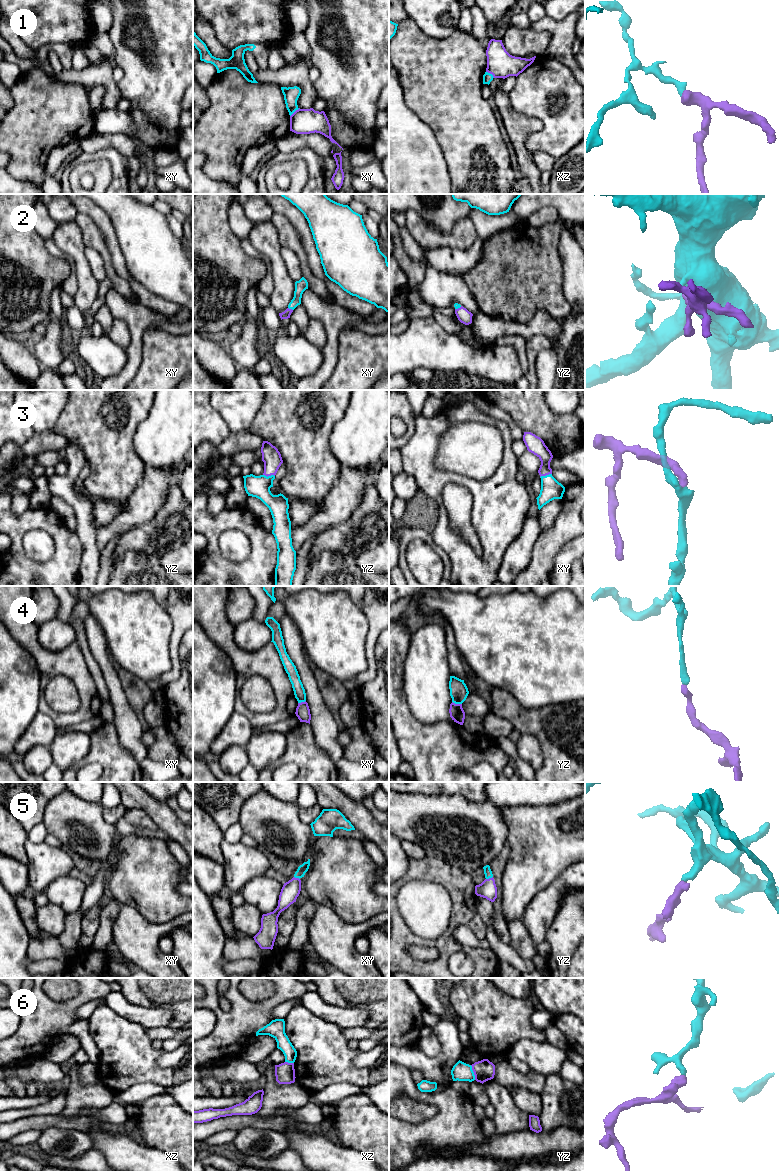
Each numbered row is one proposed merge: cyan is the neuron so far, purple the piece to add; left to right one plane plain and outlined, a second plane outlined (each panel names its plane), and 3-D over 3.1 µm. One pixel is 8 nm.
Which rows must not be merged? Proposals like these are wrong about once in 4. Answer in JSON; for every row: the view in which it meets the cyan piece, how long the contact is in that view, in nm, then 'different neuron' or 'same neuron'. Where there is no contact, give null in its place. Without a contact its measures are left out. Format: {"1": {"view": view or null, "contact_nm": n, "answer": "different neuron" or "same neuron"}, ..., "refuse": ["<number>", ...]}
{"1": {"view": "xy", "contact_nm": 100, "answer": "different neuron"}, "2": {"view": "xy", "contact_nm": 50, "answer": "same neuron"}, "3": {"view": "yz", "contact_nm": 100, "answer": "same neuron"}, "4": {"view": "yz", "contact_nm": 80, "answer": "different neuron"}, "5": {"view": "yz", "contact_nm": 60, "answer": "same neuron"}, "6": {"view": "yz", "contact_nm": 130, "answer": "different neuron"}, "refuse": ["1", "4", "6"]}

